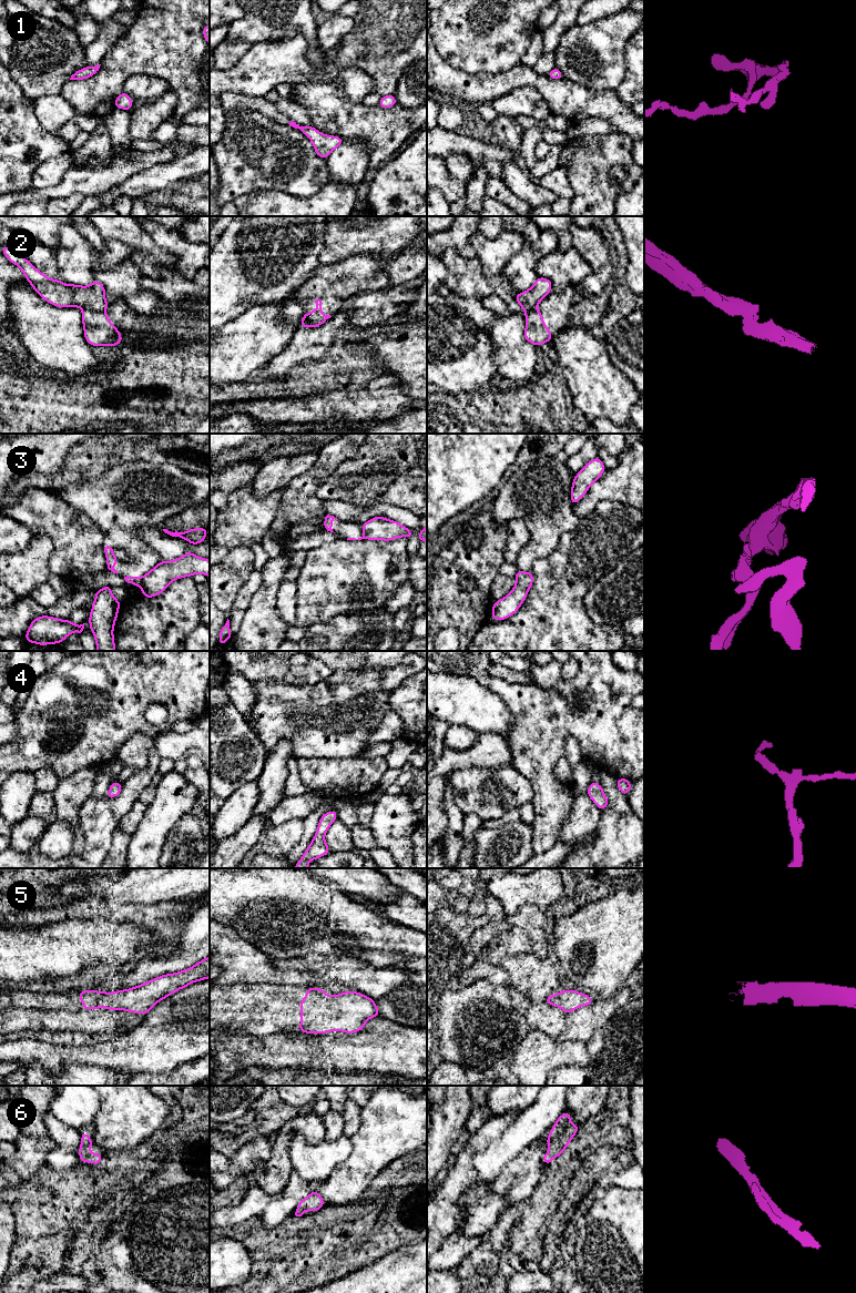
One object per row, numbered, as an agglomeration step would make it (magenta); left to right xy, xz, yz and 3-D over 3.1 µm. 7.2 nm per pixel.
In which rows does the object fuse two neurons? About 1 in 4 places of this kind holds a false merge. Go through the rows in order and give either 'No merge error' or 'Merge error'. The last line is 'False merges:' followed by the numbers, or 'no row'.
1: No merge error
2: Merge error
3: Merge error
4: No merge error
5: No merge error
6: No merge error
False merges: 2, 3

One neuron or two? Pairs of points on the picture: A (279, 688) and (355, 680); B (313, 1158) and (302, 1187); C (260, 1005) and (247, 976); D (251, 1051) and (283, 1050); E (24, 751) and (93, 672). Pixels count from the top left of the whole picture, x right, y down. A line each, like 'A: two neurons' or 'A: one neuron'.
A: one neuron
B: two neurons
C: two neurons
D: one neuron
E: one neuron

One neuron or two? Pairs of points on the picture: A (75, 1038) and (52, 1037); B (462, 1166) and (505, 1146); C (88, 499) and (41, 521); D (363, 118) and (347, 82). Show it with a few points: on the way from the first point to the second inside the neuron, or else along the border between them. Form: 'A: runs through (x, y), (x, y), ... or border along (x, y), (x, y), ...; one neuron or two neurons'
A: runs through (70, 1038), (58, 1038); one neuron
B: border along (490, 1142), (475, 1157), (477, 1181), (472, 1188); two neurons
C: border along (51, 491), (73, 508), (85, 513), (93, 521); two neurons
D: border along (338, 84), (350, 101), (362, 103); two neurons

